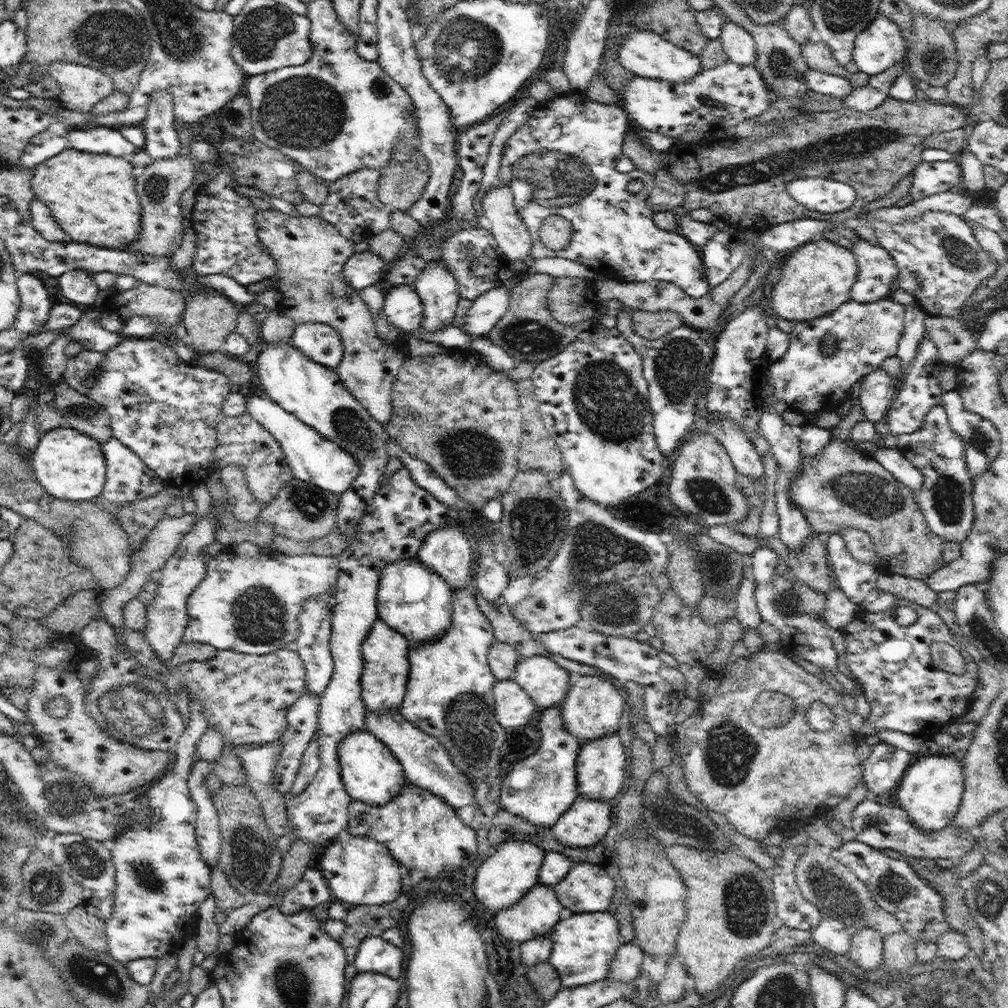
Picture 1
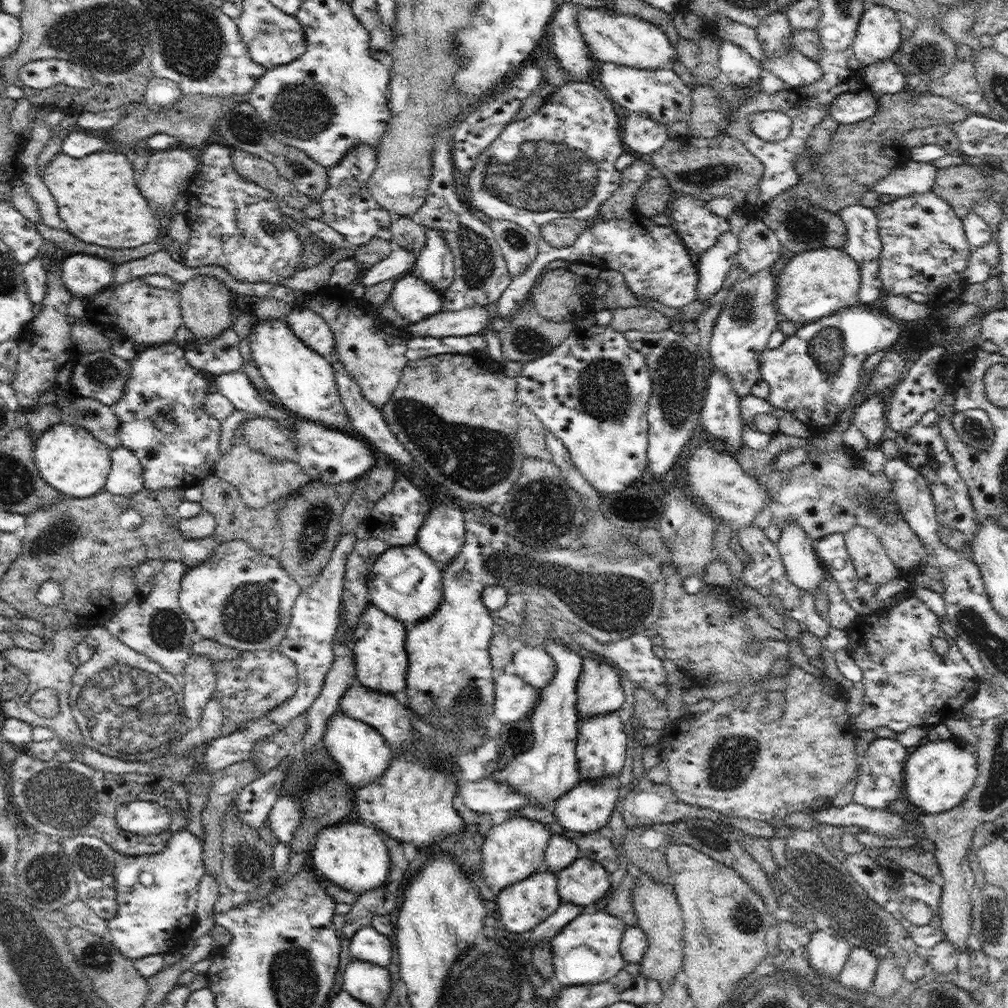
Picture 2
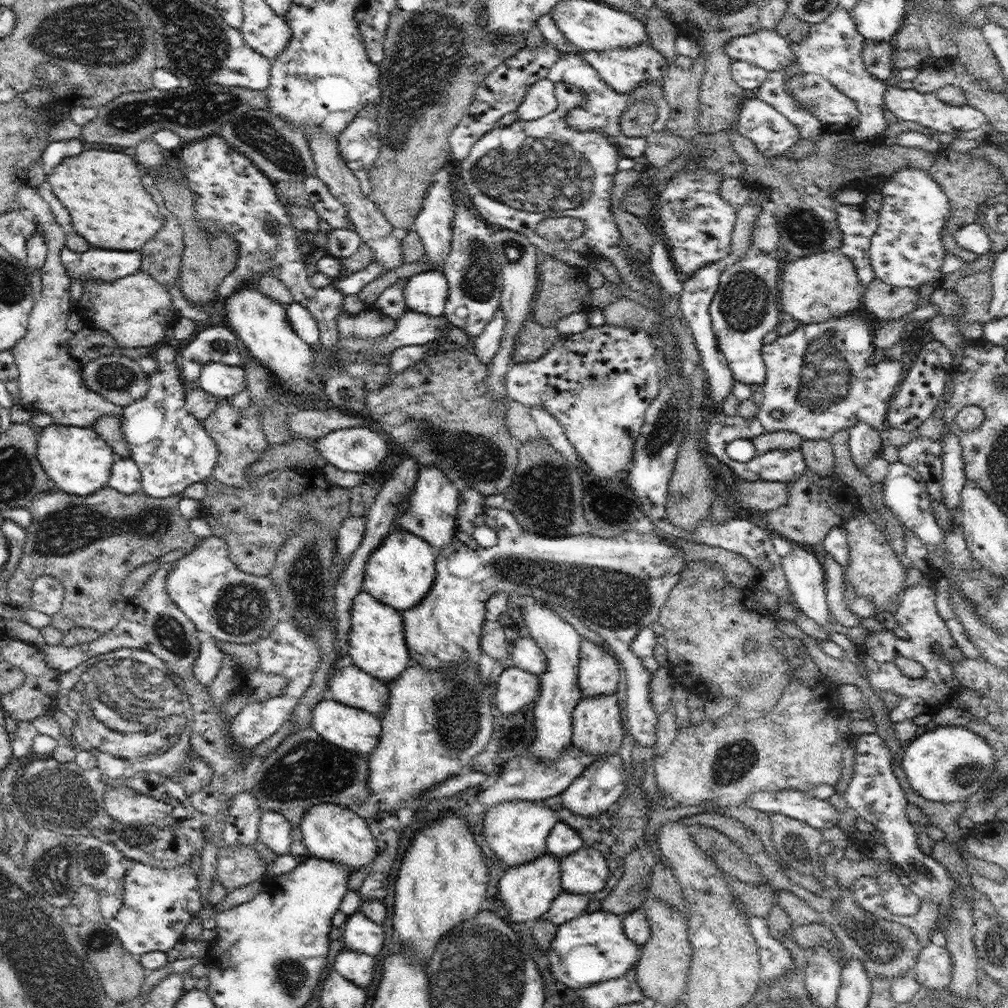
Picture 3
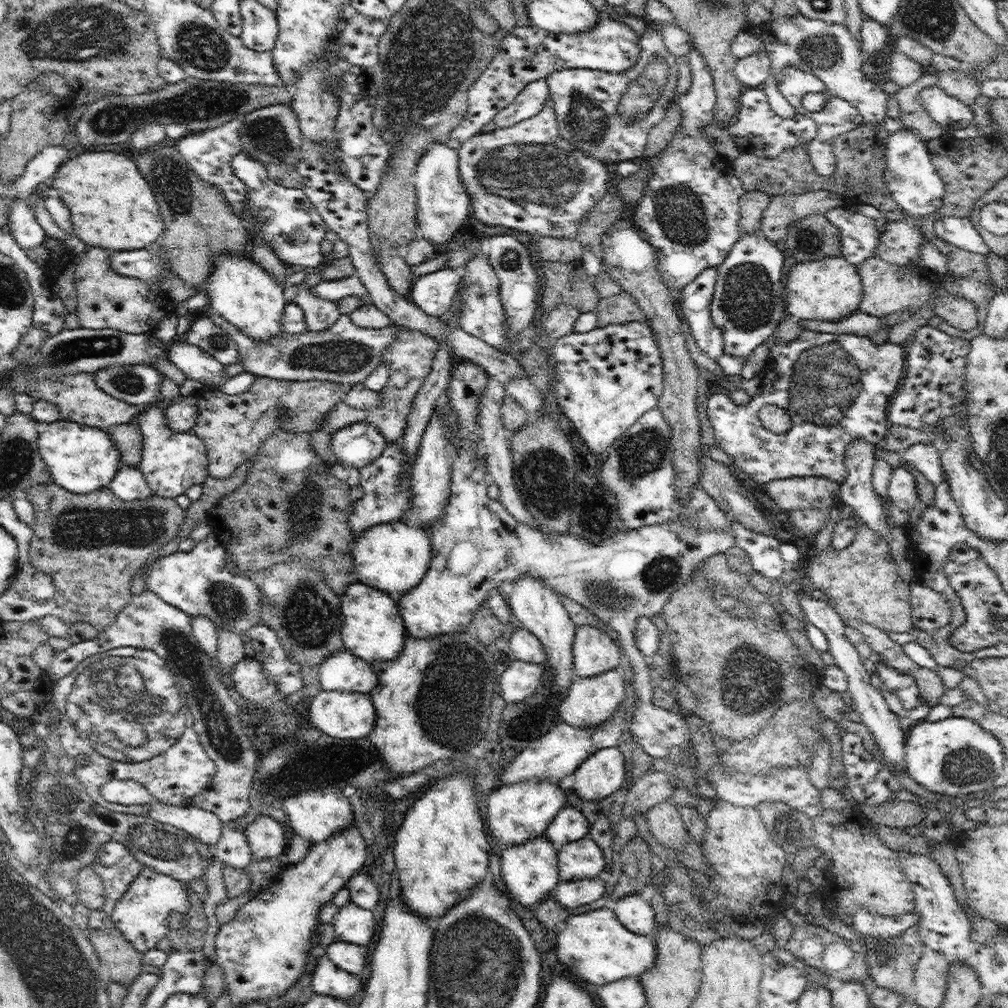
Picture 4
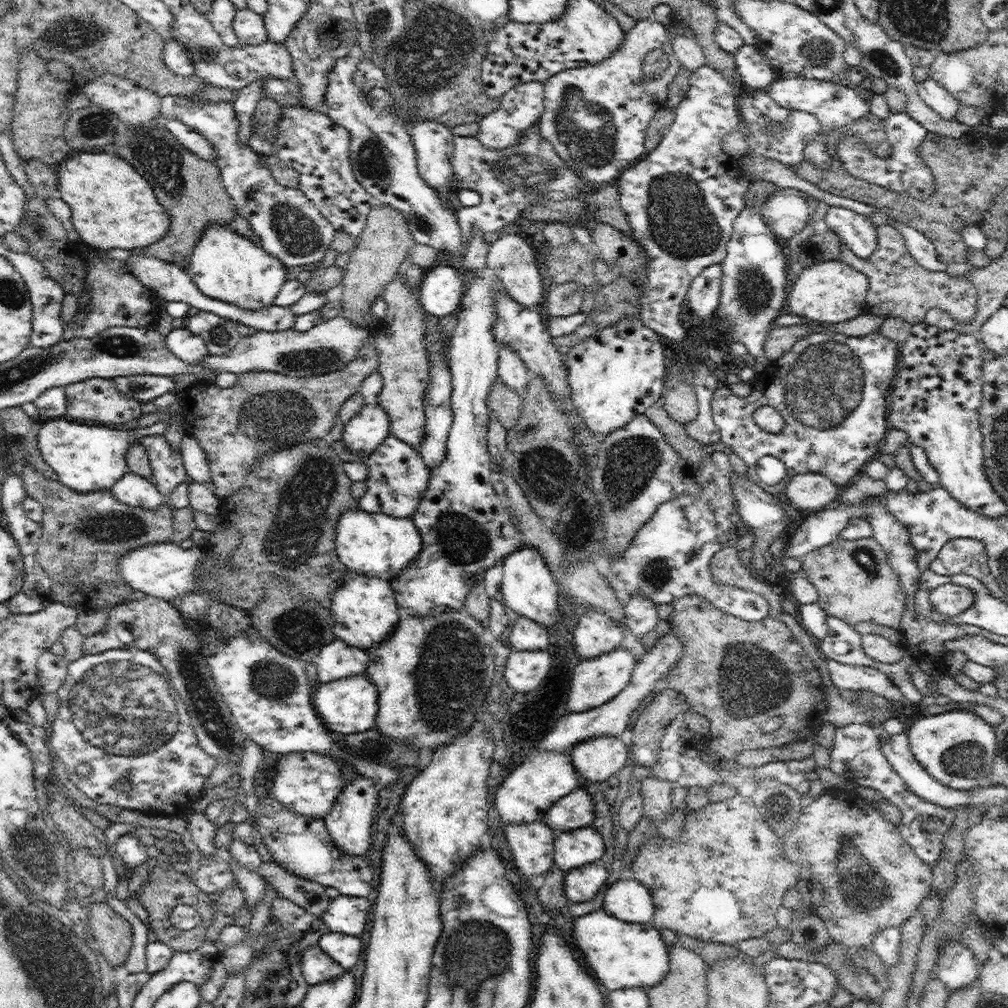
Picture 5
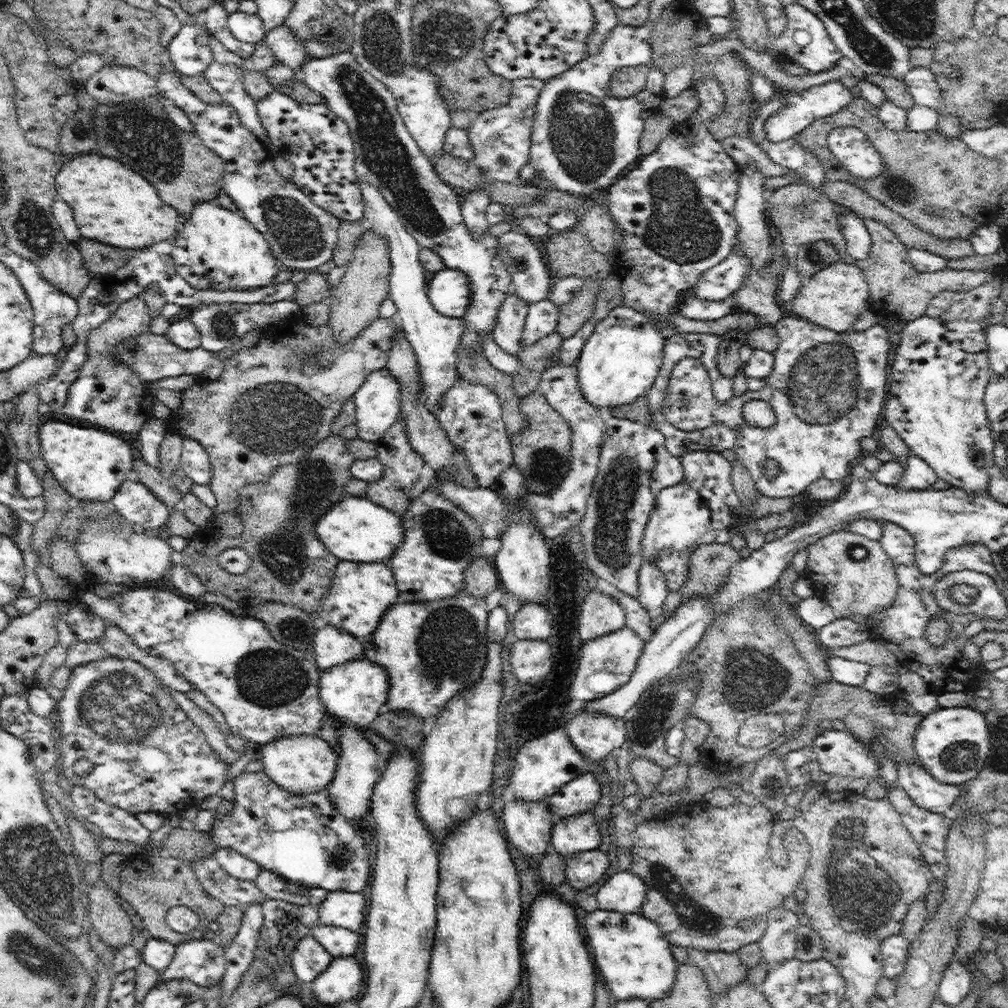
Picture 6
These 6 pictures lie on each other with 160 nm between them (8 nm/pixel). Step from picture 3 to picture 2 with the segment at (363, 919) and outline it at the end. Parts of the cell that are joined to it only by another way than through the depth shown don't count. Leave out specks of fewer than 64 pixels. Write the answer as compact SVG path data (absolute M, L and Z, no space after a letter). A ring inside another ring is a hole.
M368 925L353 934L349 951L354 959L386 967L392 960L392 946L385 934Z

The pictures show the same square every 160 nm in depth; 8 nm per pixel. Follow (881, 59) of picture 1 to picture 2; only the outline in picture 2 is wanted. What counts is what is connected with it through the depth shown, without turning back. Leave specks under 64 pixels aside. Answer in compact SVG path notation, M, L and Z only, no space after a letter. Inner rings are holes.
M866 6L853 40L853 55L866 67L887 58L895 59L901 47L898 12L889 6Z

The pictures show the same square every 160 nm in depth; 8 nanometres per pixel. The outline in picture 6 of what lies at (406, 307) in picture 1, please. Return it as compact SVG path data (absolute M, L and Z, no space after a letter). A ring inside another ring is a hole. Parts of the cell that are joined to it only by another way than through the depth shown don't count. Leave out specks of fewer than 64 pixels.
M444 267L432 276L428 299L440 314L460 319L465 316L471 303L470 279L460 270Z

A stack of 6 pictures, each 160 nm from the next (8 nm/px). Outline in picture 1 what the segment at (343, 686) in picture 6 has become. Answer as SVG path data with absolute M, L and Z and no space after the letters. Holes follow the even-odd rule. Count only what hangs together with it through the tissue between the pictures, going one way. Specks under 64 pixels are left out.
M368 731L346 735L338 745L338 764L346 792L361 804L382 806L396 798L407 778L390 749Z

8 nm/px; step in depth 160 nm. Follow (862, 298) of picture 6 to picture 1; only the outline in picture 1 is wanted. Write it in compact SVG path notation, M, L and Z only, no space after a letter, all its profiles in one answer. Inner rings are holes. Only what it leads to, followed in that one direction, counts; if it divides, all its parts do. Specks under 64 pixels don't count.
M818 240L799 246L785 255L784 270L780 270L775 281L770 303L772 317L780 316L789 321L807 321L830 314L852 298L852 286L859 272L856 256L830 240Z

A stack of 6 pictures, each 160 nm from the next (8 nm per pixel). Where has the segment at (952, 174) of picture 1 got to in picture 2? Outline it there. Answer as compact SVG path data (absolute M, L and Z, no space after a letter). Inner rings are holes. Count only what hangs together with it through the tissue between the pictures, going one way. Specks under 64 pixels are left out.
M908 160L904 165L896 167L889 176L879 180L872 191L896 198L906 198L916 192L922 194L934 186L938 169L934 163Z

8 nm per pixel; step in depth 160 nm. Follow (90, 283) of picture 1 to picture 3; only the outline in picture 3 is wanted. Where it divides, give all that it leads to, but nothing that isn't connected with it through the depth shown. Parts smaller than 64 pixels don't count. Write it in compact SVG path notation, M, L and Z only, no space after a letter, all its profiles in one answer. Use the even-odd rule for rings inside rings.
M64 246L60 260L72 279L102 280L112 283L118 278L136 274L142 269L141 254L137 251L118 251L90 248L80 254Z

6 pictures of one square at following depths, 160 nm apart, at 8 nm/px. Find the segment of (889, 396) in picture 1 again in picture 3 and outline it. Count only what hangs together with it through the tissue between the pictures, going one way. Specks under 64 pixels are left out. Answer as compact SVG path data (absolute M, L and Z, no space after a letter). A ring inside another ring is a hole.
M858 423L849 429L849 447L854 463L865 472L865 466L872 458L880 455L882 439L880 431L868 423Z

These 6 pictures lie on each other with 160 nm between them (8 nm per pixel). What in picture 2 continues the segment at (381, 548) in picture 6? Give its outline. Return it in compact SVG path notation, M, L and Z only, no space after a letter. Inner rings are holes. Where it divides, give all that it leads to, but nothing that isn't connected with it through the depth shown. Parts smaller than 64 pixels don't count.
M416 543L395 546L379 555L367 574L369 601L410 630L416 622L431 617L443 601L443 568Z

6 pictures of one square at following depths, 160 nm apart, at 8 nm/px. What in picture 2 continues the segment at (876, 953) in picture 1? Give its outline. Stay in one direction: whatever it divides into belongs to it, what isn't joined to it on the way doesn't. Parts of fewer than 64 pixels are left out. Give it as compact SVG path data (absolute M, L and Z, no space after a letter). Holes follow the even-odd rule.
M854 947L843 970L840 971L840 983L848 988L854 988L859 993L862 990L871 991L879 961L879 958L867 948Z

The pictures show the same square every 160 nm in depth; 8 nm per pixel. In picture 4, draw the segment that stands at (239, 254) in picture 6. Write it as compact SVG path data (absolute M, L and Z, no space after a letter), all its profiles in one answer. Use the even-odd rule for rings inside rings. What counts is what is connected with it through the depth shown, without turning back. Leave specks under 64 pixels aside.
M246 254L218 255L214 271L210 271L202 288L206 290L212 308L256 343L266 343L266 340L283 333L283 312L288 303L284 289Z

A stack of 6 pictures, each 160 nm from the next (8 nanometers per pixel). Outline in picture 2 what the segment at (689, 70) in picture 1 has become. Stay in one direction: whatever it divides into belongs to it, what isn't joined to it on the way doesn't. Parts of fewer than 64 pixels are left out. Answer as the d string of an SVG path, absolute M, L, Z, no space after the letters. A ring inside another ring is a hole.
M578 7L577 25L586 44L598 61L613 62L642 70L651 68L672 68L676 49L661 27L633 15L616 15L607 8Z

